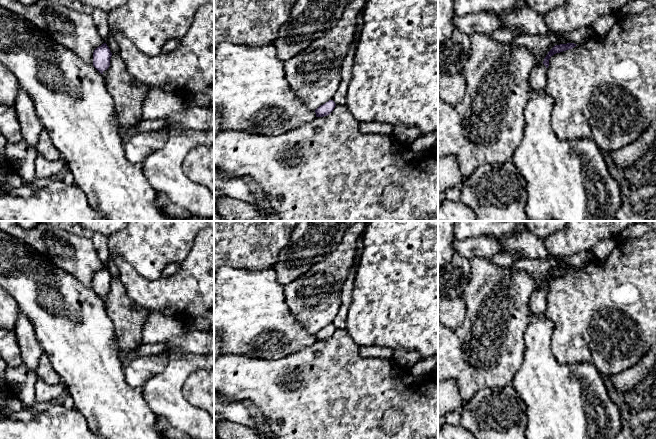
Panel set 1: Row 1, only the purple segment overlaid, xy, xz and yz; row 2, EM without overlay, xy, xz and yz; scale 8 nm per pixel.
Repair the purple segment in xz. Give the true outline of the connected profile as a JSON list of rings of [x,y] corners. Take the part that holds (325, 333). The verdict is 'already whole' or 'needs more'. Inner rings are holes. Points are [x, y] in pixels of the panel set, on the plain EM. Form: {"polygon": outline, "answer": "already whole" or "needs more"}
{"polygon": [[[329,324],[315,334],[316,341],[324,341],[329,339],[334,334],[335,330],[335,326],[333,324]]], "answer": "already whole"}

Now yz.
{"polygon": [[[574,267],[555,269],[544,282],[543,288],[535,291],[530,297],[530,313],[533,316],[540,315],[545,312],[547,306],[547,292],[549,290],[549,283],[556,277],[560,277],[577,270]]], "answer": "needs more"}

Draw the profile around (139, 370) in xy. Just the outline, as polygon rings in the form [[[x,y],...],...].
[[[166,351],[156,355],[137,357],[124,368],[126,380],[130,386],[141,388],[149,378],[162,372],[169,361]]]

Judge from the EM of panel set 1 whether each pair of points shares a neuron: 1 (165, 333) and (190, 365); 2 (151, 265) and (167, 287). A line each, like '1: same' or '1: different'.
1: different
2: different

